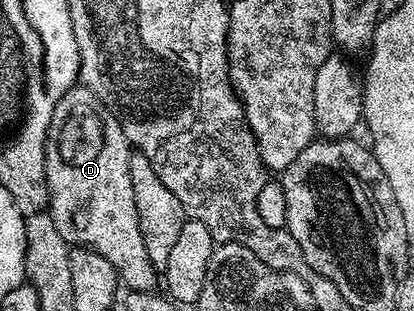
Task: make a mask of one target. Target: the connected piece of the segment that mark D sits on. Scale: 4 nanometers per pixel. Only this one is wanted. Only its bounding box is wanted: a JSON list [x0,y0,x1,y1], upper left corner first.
[44,84,158,291]

